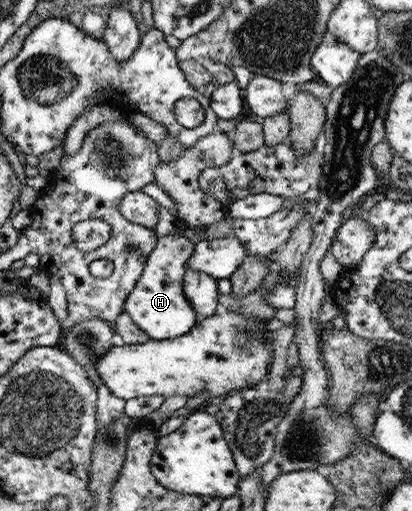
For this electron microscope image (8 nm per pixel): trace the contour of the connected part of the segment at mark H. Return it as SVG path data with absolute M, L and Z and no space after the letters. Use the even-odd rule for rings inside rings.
M180 231L157 238L157 244L148 256L144 273L138 279L123 304L123 312L152 340L170 340L186 335L198 323L196 309L184 293L187 261L196 246Z

